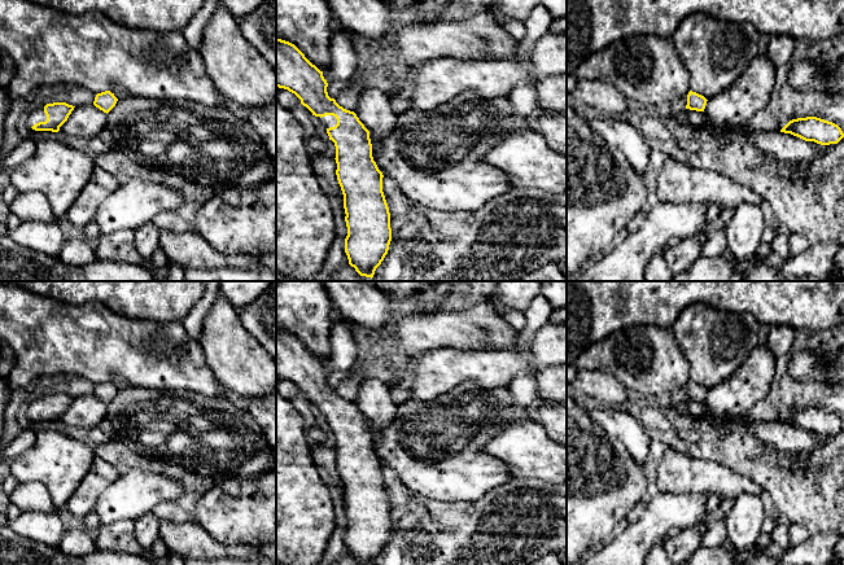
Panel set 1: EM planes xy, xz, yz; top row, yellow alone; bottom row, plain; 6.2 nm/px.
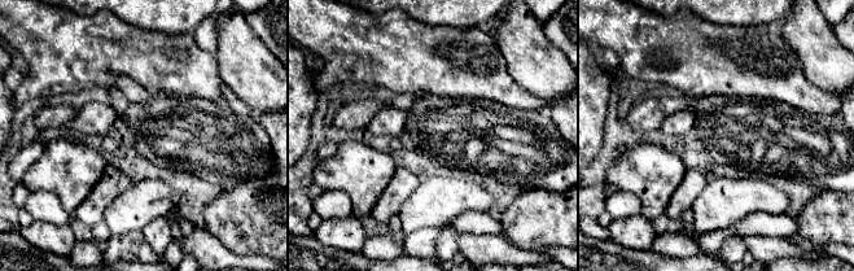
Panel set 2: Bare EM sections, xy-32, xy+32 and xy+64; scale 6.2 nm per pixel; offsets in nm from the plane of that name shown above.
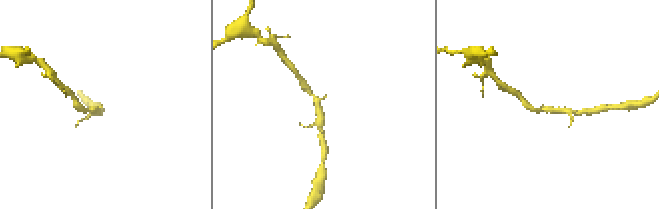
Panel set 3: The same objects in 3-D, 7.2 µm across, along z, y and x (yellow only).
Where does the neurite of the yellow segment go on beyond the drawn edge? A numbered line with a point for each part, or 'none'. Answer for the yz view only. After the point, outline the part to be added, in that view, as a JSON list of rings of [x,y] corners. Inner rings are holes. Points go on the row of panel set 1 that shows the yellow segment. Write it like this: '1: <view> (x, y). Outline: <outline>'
none

